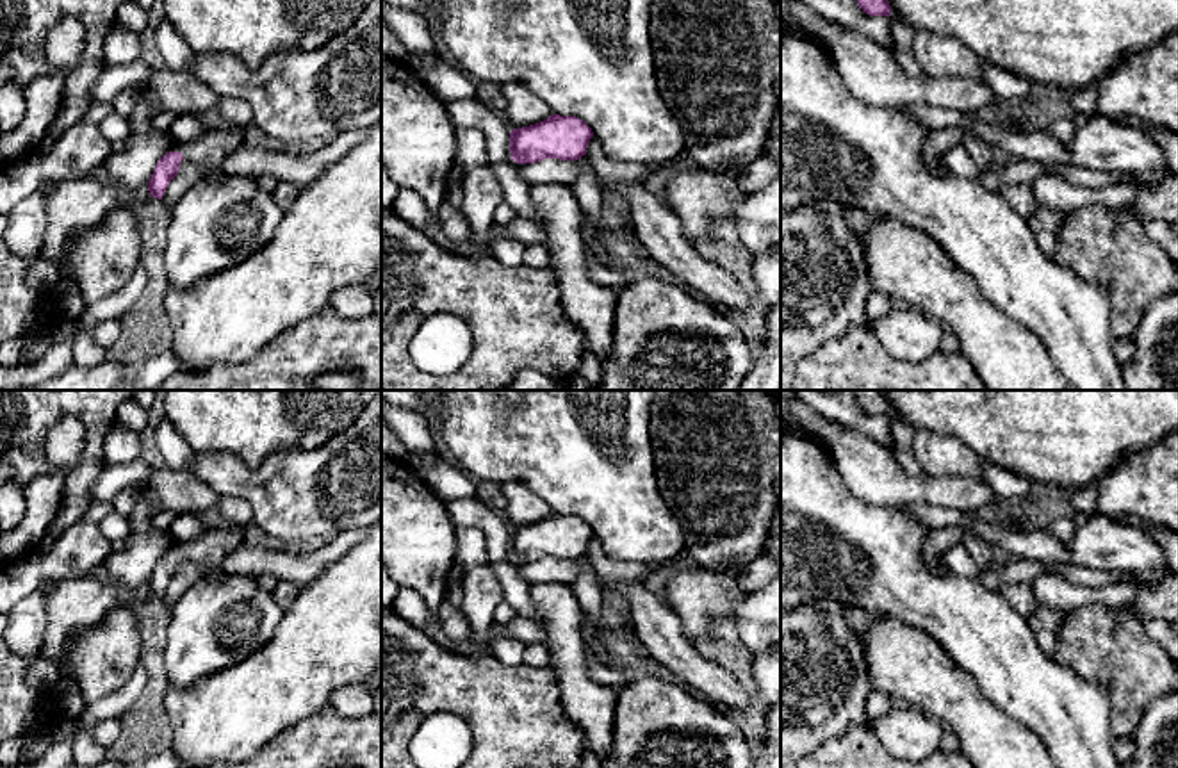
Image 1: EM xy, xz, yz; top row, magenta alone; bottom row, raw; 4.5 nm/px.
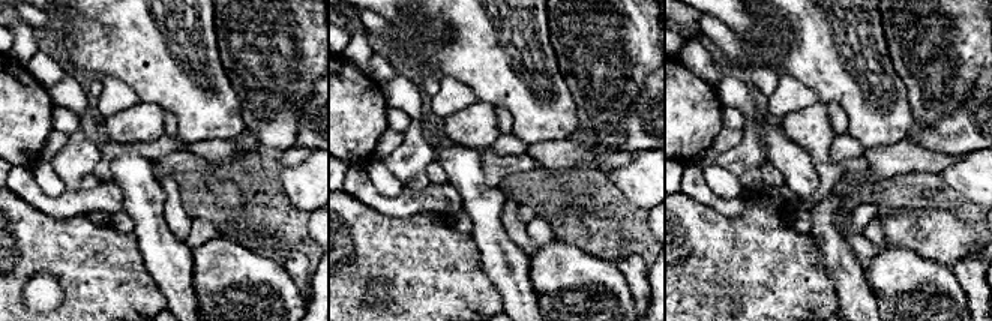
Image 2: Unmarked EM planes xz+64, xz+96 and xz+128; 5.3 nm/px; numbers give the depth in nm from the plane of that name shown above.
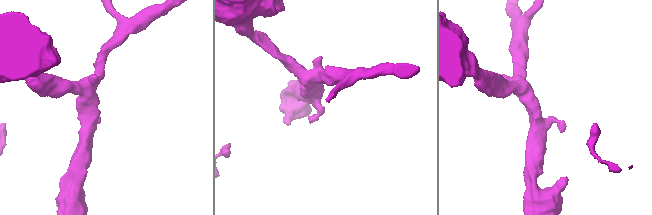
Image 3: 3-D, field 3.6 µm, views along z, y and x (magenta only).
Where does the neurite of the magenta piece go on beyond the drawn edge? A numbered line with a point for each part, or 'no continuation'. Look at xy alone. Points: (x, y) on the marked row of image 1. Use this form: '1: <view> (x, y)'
1: xy (207, 150)

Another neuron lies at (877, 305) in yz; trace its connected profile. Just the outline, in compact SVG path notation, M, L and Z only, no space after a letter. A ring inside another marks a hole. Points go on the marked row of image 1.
M871 290L866 298L866 317L873 323L884 317L895 305L884 294Z

